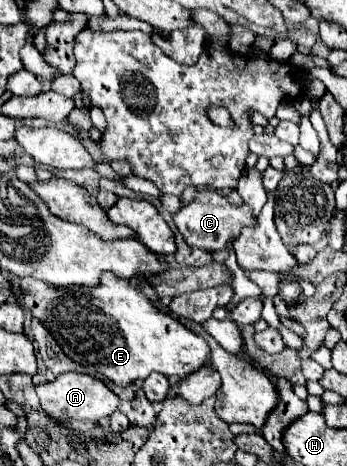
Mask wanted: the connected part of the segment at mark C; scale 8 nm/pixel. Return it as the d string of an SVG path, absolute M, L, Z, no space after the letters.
M206 190L206 194L200 194L194 202L186 204L174 216L174 222L176 222L178 230L186 230L186 244L196 246L206 252L226 250L226 246L240 236L242 228L258 226L258 220L252 216L250 206L246 206L246 204L234 206L224 196L220 196L216 190Z

